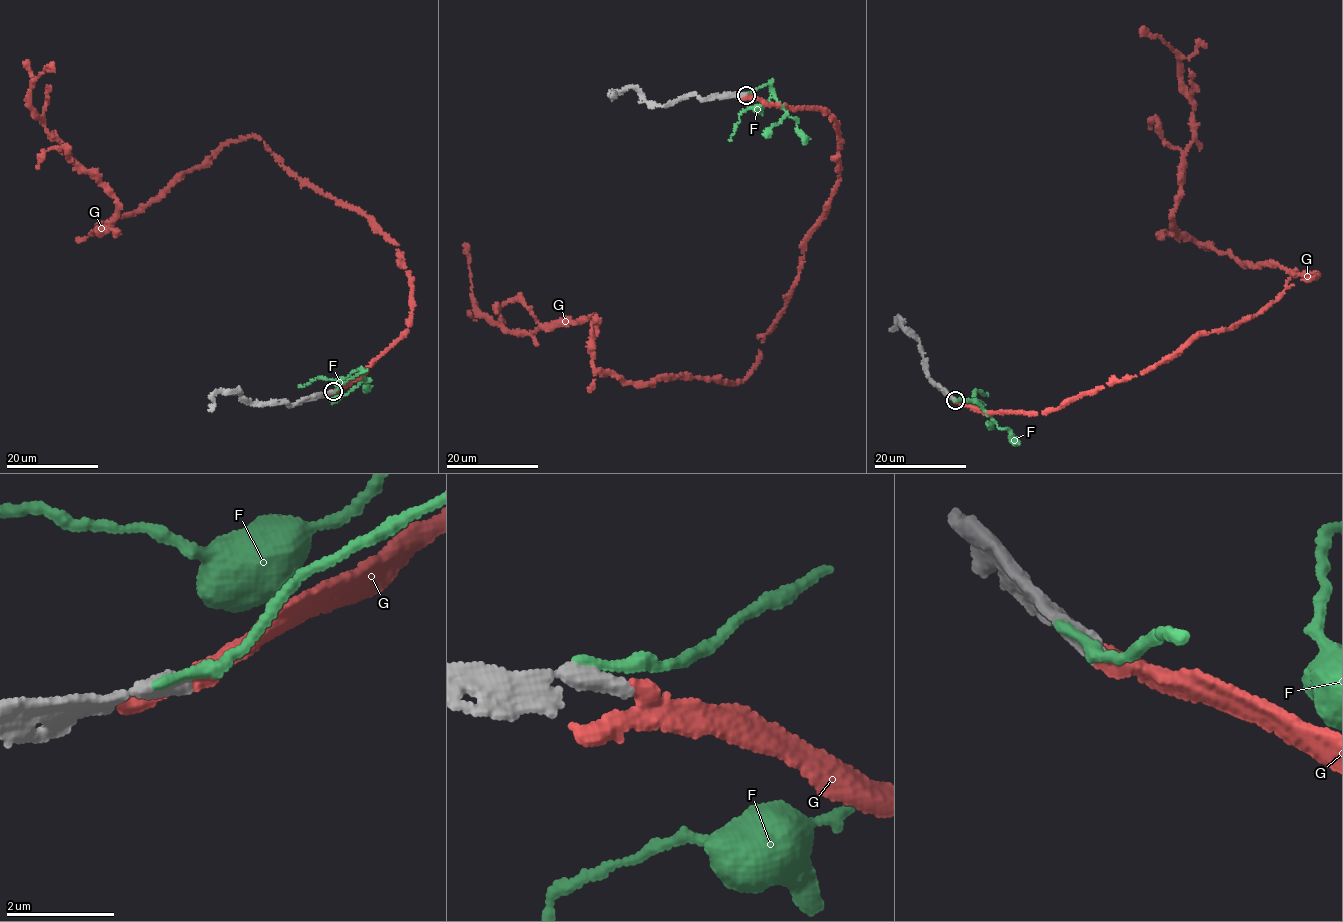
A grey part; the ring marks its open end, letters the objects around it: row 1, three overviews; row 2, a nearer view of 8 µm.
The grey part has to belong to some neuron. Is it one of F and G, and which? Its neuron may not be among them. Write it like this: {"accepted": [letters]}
{"accepted": ["G"]}

